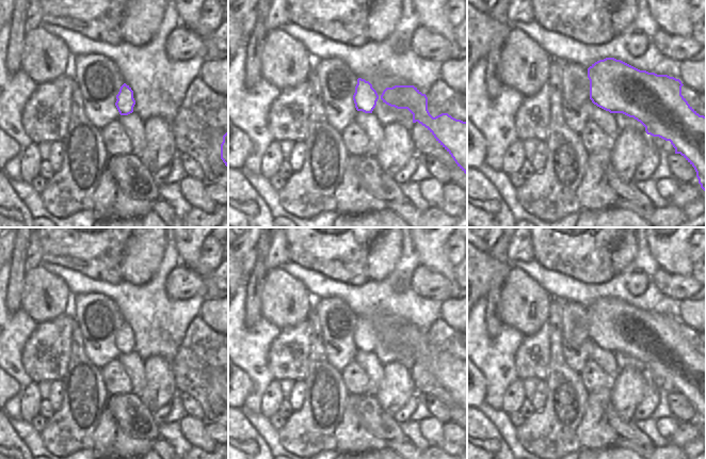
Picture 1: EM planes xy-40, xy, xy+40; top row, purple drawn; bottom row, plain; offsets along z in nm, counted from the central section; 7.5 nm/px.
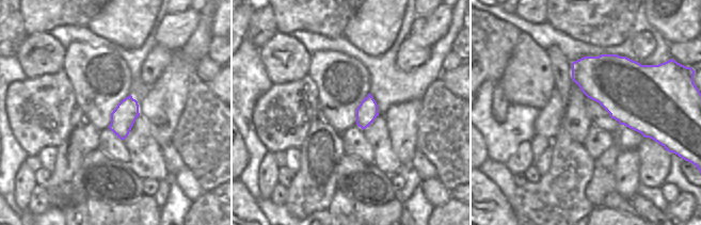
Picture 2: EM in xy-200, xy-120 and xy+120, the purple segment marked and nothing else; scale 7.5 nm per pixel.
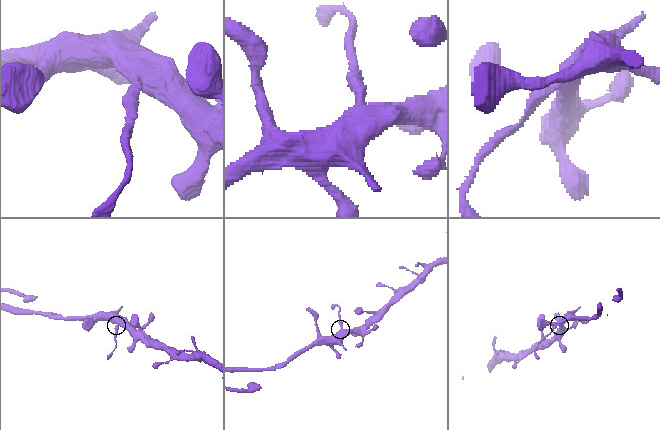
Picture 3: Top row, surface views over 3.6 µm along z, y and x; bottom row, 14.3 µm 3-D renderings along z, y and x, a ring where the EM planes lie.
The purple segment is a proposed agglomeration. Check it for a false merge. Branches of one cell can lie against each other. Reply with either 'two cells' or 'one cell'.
two cells

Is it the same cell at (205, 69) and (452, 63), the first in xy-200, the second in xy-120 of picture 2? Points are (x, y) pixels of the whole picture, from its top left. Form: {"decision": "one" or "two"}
{"decision": "one"}

